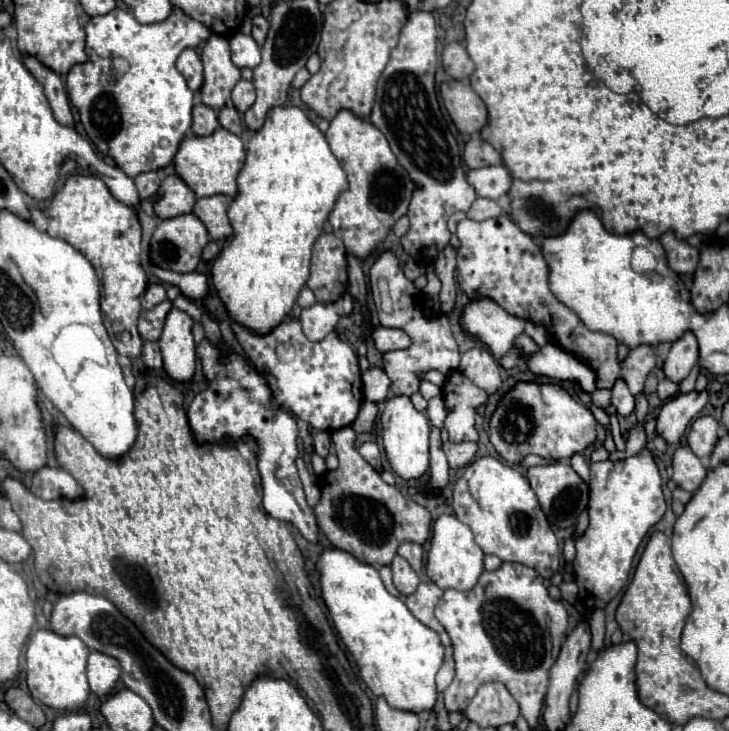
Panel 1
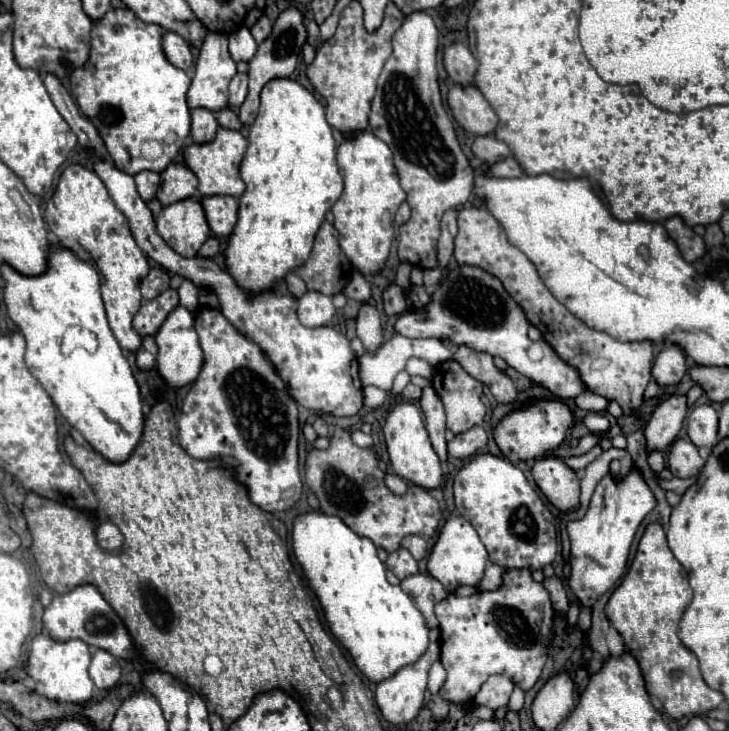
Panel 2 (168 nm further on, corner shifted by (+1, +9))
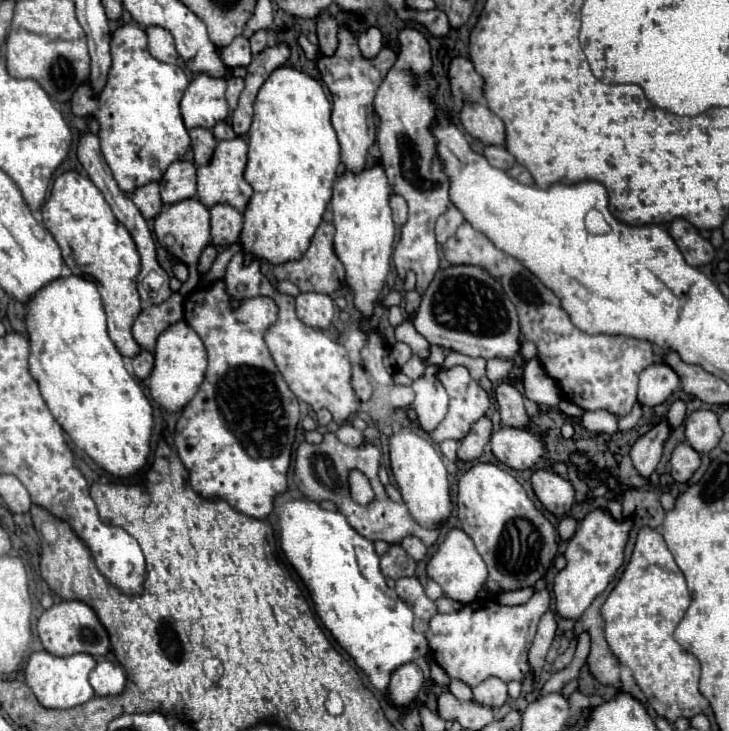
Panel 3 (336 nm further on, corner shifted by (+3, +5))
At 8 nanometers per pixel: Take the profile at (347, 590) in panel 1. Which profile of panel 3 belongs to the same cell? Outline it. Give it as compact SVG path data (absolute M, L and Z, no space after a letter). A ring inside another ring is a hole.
M293 499L279 509L279 535L281 549L287 561L307 585L321 623L333 633L337 643L355 659L355 663L369 675L371 683L385 696L391 673L399 665L423 657L429 651L429 645L423 633L413 631L413 611L385 583L385 577L379 569L379 557L373 549L373 541L361 537L347 523L343 513L321 509L319 503L311 499Z

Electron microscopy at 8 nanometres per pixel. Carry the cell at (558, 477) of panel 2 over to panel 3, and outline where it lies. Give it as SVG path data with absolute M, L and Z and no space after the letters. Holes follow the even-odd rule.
M537 469L530 483L533 485L537 499L553 515L565 515L571 509L575 501L575 491L567 479L561 479L549 469Z

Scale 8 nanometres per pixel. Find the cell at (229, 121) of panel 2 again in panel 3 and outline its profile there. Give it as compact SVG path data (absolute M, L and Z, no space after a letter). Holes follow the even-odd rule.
M221 121L221 123L217 123L213 129L213 135L215 135L215 139L217 141L223 141L223 139L233 139L233 137L237 137L235 135L235 131L231 129L231 125L229 123L225 123L225 121Z

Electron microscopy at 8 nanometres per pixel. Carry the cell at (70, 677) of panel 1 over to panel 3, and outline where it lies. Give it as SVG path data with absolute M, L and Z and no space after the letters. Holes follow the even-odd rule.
M47 651L33 653L25 667L25 679L29 689L35 693L39 703L47 709L71 709L83 705L95 697L89 685L89 671L95 667L95 659L87 653L77 653L71 657L57 657Z

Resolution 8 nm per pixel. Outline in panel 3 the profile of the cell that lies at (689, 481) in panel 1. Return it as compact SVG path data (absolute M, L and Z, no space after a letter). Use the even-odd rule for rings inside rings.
M681 443L675 447L671 457L671 477L679 483L685 483L699 469L699 465L701 465L699 453L689 443Z

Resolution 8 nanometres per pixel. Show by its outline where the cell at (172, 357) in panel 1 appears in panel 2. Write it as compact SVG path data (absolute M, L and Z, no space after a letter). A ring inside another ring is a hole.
M175 307L155 335L155 341L159 347L157 369L171 387L183 387L187 383L193 383L203 365L203 351L199 349L199 337L195 333L193 323L195 319L185 307Z

